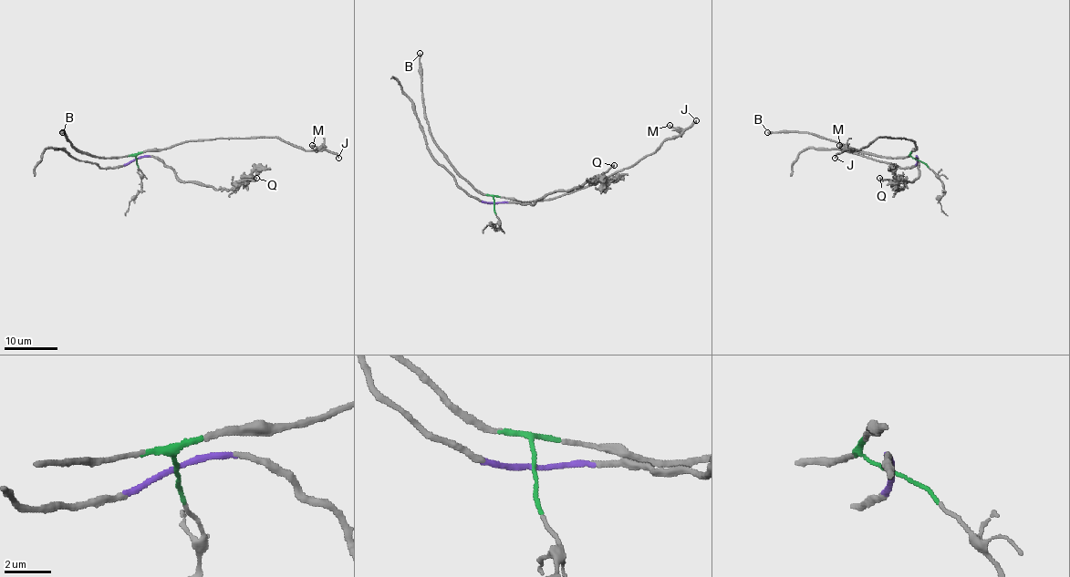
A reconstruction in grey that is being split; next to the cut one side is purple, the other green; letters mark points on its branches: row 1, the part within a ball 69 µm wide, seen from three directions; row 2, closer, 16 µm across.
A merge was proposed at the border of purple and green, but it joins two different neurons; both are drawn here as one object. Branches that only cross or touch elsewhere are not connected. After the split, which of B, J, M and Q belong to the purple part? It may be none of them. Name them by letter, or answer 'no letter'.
Q

